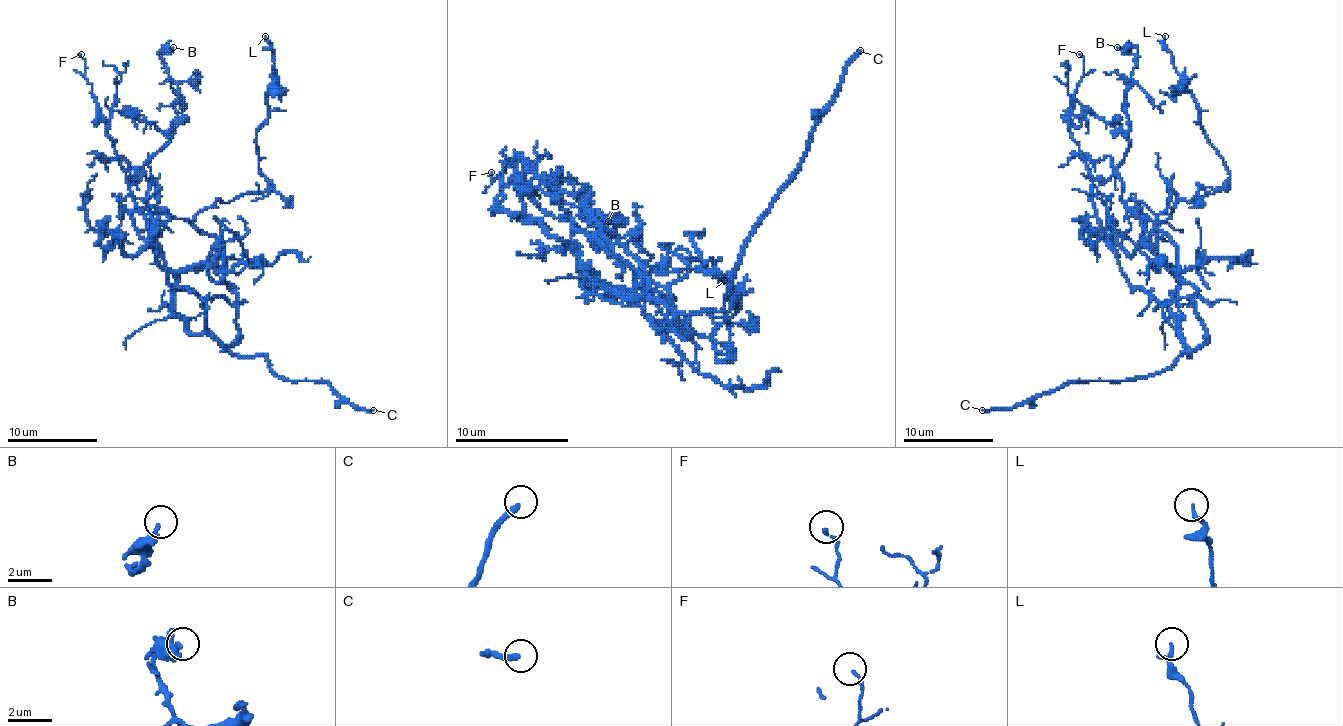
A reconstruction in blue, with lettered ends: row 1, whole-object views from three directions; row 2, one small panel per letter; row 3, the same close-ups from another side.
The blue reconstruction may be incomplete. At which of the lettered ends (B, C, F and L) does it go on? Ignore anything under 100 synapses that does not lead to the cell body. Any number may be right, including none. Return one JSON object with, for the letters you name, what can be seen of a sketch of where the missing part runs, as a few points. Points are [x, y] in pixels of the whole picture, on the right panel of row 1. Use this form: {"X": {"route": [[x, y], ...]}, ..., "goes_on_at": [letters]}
{"goes_on_at": ["C"]}

